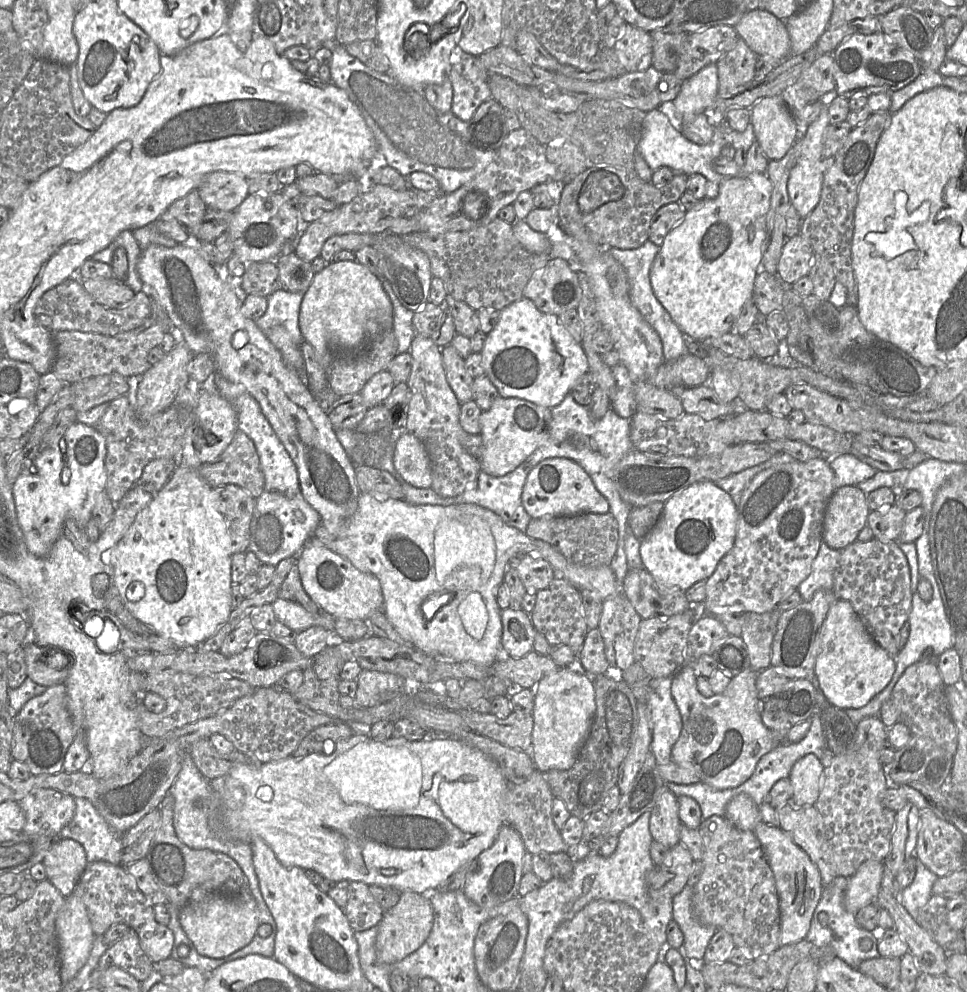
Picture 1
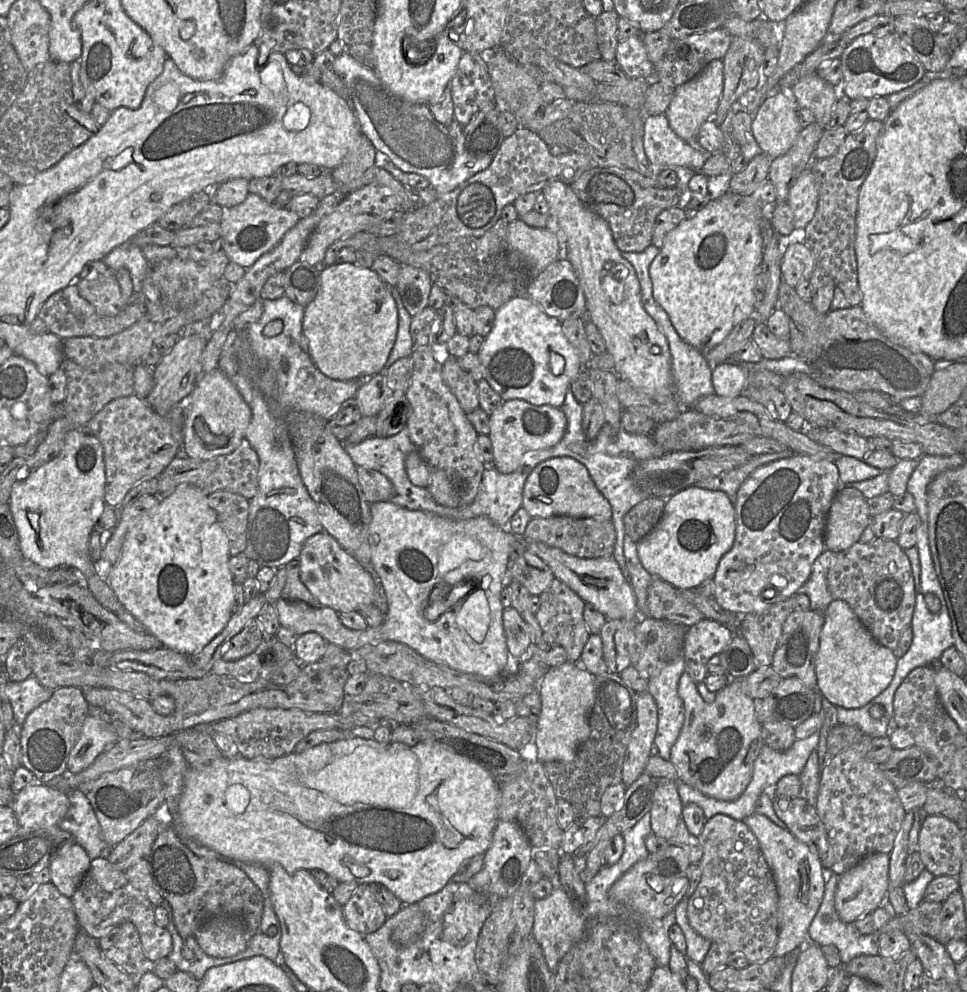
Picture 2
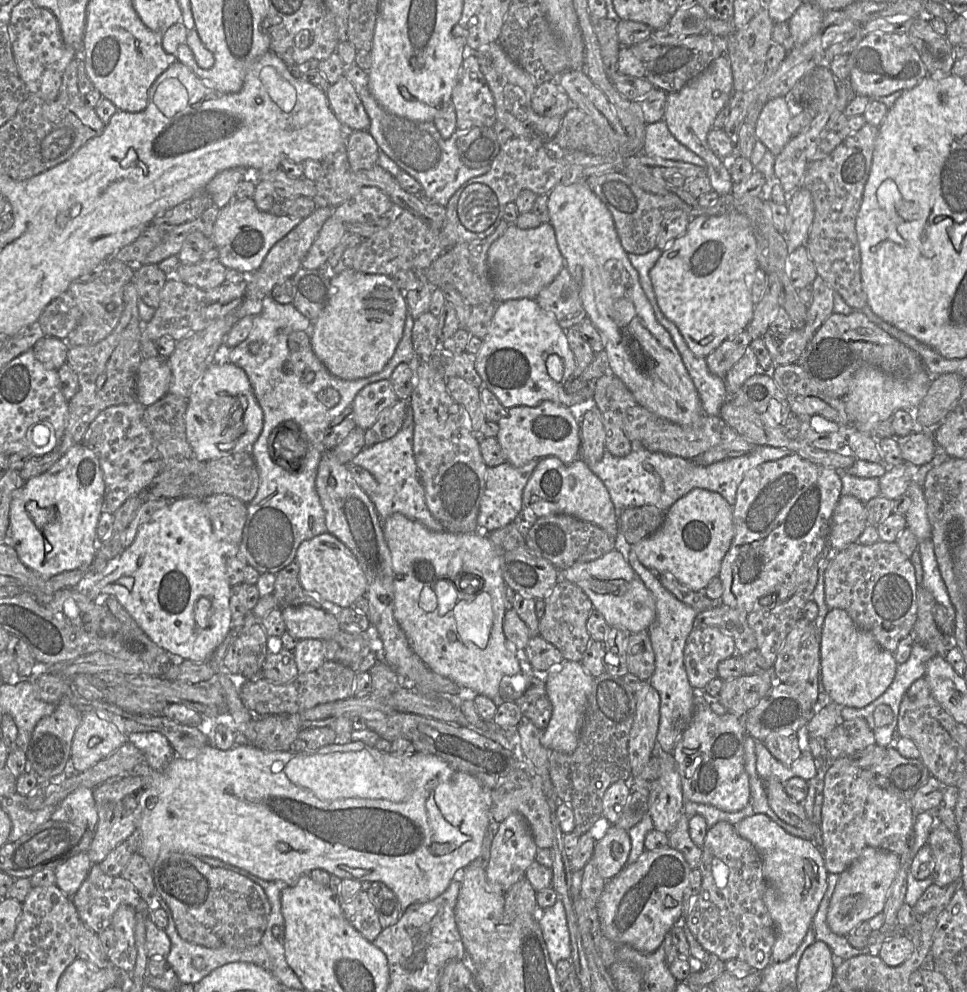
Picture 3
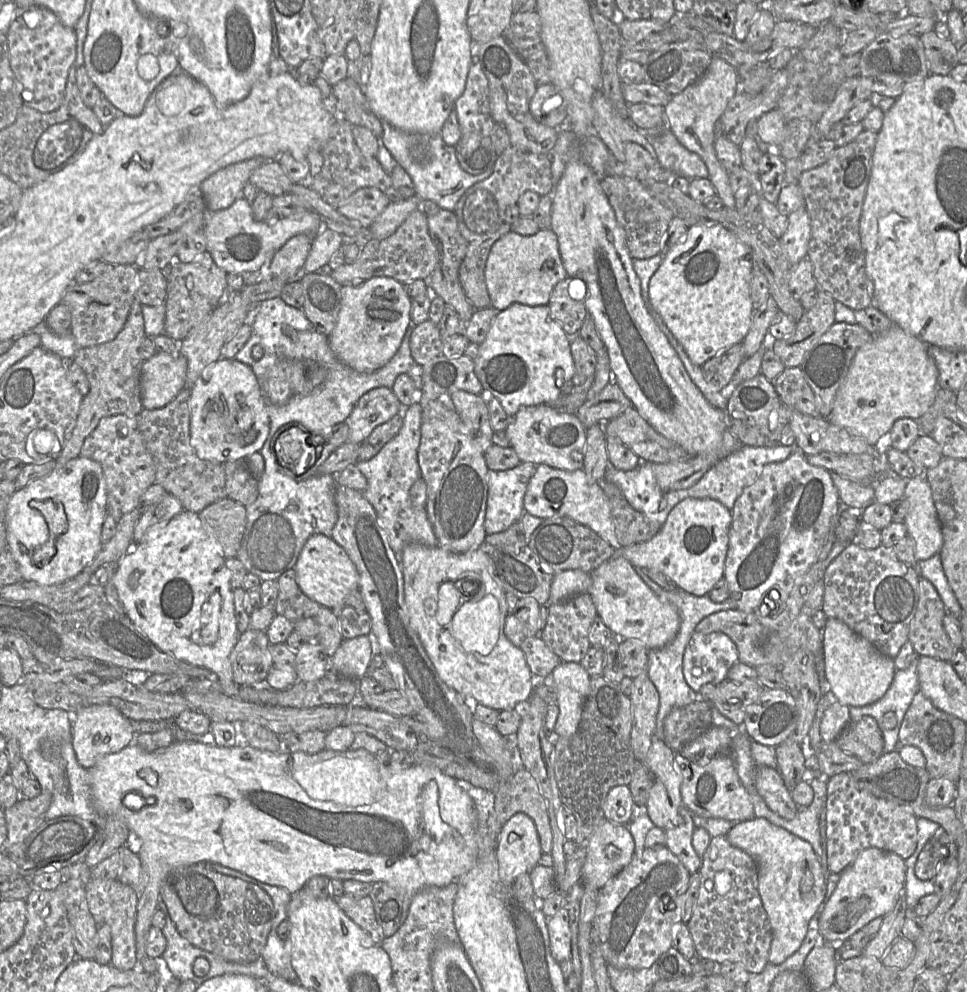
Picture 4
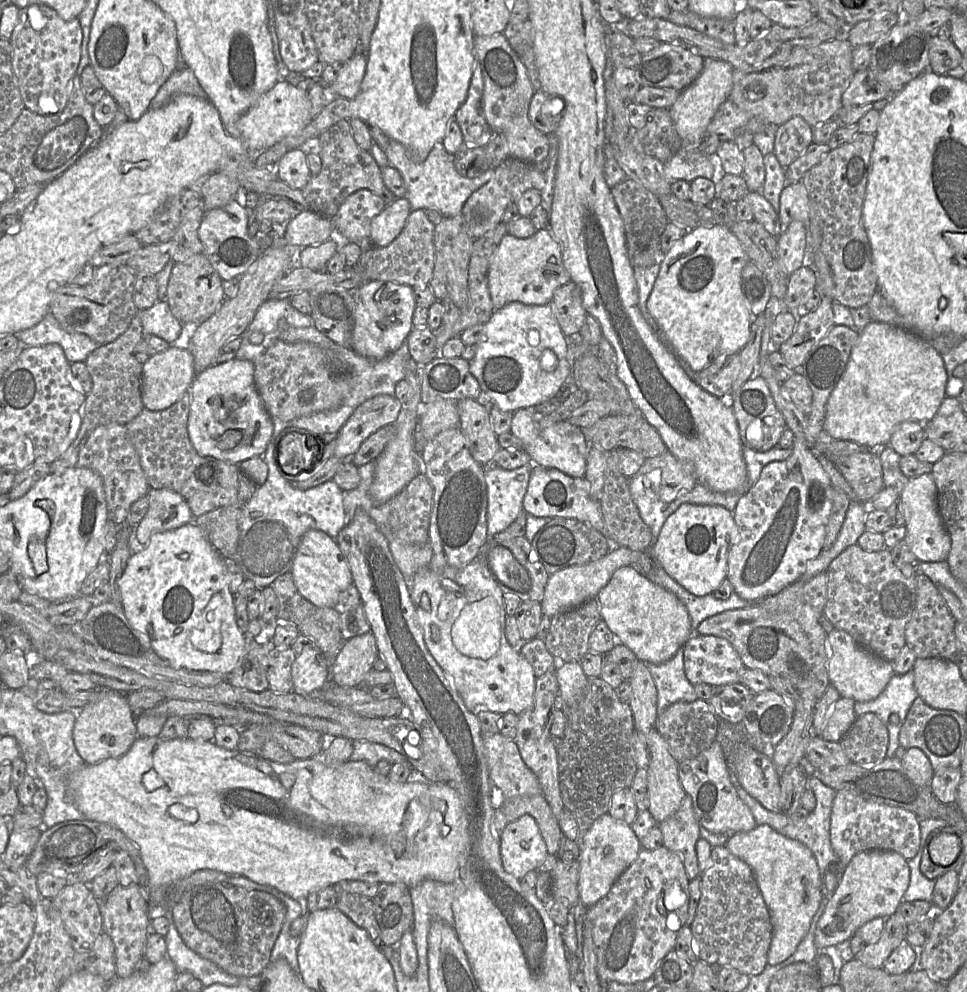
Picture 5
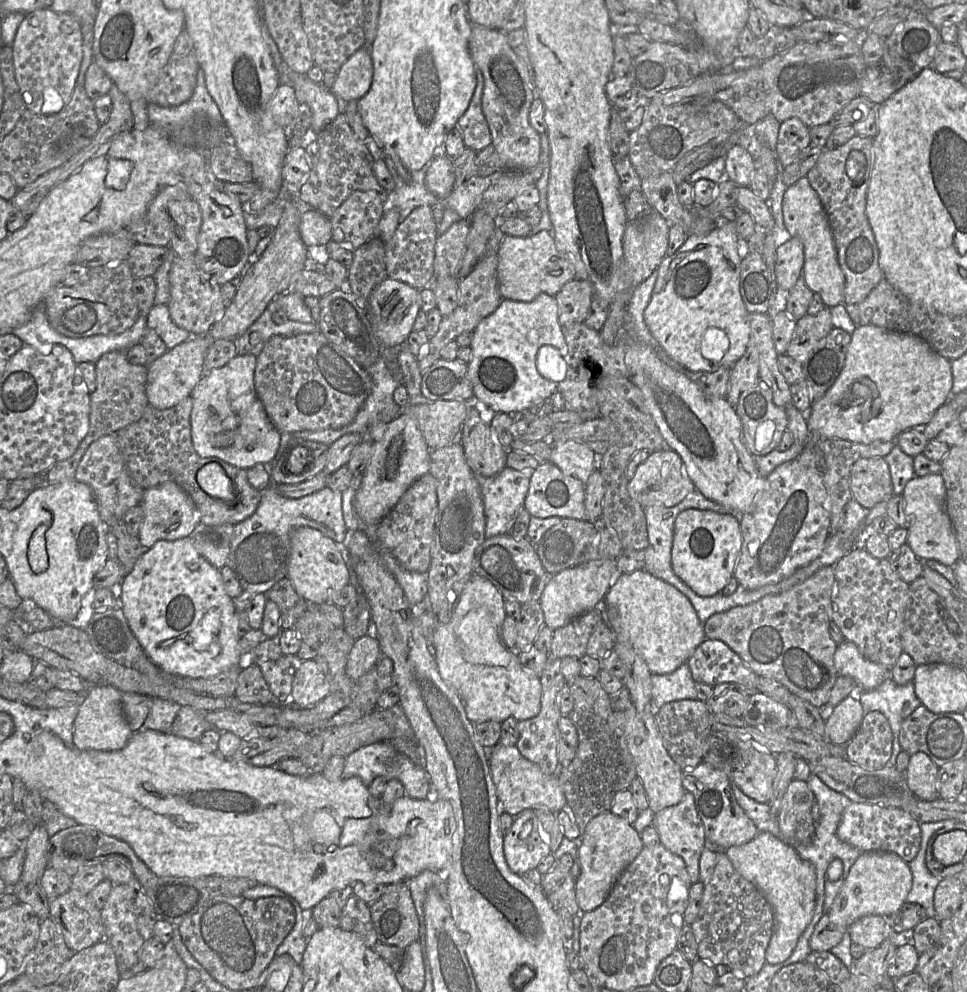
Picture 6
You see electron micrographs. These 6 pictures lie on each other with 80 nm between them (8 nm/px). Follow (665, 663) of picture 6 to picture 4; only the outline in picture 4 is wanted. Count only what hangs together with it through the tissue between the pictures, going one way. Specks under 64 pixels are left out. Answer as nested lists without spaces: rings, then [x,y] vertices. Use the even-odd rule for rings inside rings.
[[[616,553],[590,575],[591,586],[587,593],[595,604],[597,614],[619,640],[638,639],[649,650],[662,648],[673,641],[680,628],[676,608],[661,600],[624,557]]]

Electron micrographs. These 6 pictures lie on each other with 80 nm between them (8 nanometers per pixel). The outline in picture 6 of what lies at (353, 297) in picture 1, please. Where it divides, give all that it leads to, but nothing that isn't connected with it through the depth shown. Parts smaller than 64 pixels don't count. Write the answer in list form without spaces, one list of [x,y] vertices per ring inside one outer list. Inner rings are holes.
[[[386,278],[373,289],[367,301],[367,312],[372,329],[383,346],[398,348],[407,341],[413,331],[420,304],[419,290],[398,280]]]

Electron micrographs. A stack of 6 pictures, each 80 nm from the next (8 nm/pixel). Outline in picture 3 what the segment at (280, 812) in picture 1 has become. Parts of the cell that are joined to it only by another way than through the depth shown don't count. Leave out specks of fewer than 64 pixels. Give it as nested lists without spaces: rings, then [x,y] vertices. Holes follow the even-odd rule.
[[[361,741],[348,742],[346,744],[333,743],[315,750],[302,752],[293,752],[291,750],[267,751],[257,748],[251,744],[245,743],[236,744],[234,747],[228,750],[220,750],[212,744],[208,744],[204,748],[202,748],[194,757],[190,759],[184,759],[179,756],[175,756],[163,770],[154,770],[147,763],[143,763],[133,768],[129,775],[140,776],[142,779],[142,790],[135,798],[135,800],[137,801],[137,806],[138,804],[141,805],[140,818],[138,819],[137,824],[137,830],[140,833],[140,846],[138,854],[144,857],[150,868],[154,866],[160,854],[168,854],[170,852],[183,852],[197,857],[207,856],[216,858],[239,869],[246,870],[250,874],[257,876],[262,880],[281,881],[285,883],[287,886],[295,886],[301,876],[309,874],[314,869],[321,869],[325,870],[330,875],[335,875],[339,877],[342,880],[350,879],[361,882],[363,885],[367,885],[368,883],[372,882],[384,883],[396,895],[400,904],[401,912],[406,910],[407,907],[412,904],[430,901],[439,896],[441,893],[443,893],[450,885],[450,882],[454,878],[456,878],[464,870],[464,868],[466,868],[472,861],[479,857],[482,851],[482,843],[486,834],[486,830],[488,829],[489,824],[491,822],[491,806],[489,805],[489,797],[487,791],[492,790],[486,790],[479,782],[479,780],[476,779],[474,776],[453,769],[447,762],[445,762],[444,760],[435,755],[414,752],[412,755],[408,757],[397,757],[391,753],[380,752],[379,750],[377,750],[375,746],[368,746]],[[292,759],[293,759],[293,780],[291,782],[286,775],[285,767],[287,763]]]

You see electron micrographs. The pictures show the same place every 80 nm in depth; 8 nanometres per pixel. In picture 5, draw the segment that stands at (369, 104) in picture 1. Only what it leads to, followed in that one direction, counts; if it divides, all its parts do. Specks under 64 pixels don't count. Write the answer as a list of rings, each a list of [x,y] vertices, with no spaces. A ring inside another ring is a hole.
[[[390,139],[385,154],[389,166],[396,168],[404,180],[406,193],[403,197],[409,201],[411,211],[433,208],[438,210],[443,217],[461,216],[462,208],[467,199],[486,184],[494,174],[494,169],[489,168],[475,178],[462,176],[455,168],[453,155],[446,151],[441,141],[435,143],[427,158],[421,163],[414,162],[408,149],[394,139]]]

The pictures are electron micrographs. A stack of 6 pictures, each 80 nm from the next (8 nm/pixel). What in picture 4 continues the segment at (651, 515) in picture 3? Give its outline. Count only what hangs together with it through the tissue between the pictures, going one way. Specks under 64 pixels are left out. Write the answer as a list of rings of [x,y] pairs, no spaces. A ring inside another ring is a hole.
[[[602,481],[602,489],[609,501],[615,534],[621,547],[650,540],[662,526],[635,510],[627,501],[619,487]]]

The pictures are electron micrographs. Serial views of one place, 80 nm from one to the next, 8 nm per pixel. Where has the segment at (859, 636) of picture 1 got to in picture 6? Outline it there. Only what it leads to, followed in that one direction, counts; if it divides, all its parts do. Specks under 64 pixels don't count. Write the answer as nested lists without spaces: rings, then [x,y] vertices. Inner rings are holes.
[[[844,640],[837,645],[834,664],[839,676],[851,677],[859,686],[859,691],[869,691],[878,687],[886,678],[889,677],[889,671],[881,665],[867,660],[859,651],[857,646]]]

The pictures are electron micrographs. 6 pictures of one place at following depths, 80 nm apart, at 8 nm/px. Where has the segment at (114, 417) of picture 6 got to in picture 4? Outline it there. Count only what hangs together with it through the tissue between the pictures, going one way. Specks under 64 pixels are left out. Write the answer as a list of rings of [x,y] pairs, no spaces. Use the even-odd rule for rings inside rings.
[[[135,299],[124,327],[112,341],[82,347],[76,351],[72,361],[84,371],[89,382],[89,392],[83,396],[76,425],[56,459],[56,466],[64,465],[80,456],[84,440],[94,431],[102,418],[120,414],[137,417],[140,414],[143,409],[140,385],[143,359],[139,348],[145,337],[141,304]]]

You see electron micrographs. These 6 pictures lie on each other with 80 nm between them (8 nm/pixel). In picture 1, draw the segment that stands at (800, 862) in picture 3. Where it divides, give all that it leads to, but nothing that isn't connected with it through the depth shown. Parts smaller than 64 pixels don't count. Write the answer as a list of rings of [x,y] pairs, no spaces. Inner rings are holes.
[[[761,821],[755,827],[754,833],[761,843],[776,884],[780,911],[780,945],[806,939],[823,891],[819,870],[808,854],[781,828]]]

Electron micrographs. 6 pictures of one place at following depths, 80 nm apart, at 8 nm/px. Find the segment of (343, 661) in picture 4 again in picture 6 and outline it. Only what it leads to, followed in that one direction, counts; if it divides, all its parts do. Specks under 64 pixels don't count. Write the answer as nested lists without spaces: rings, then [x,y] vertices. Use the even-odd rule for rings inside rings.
[[[373,631],[355,640],[348,655],[346,674],[356,680],[375,667],[380,655],[380,645]]]

